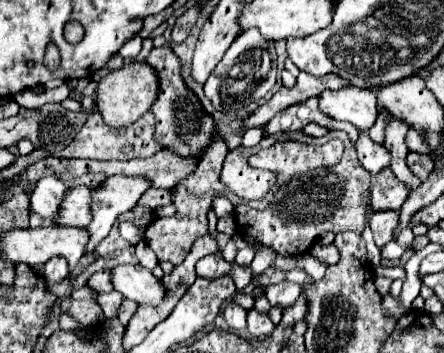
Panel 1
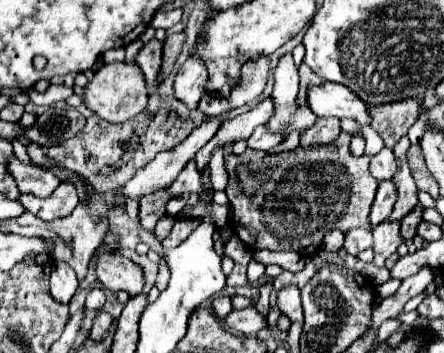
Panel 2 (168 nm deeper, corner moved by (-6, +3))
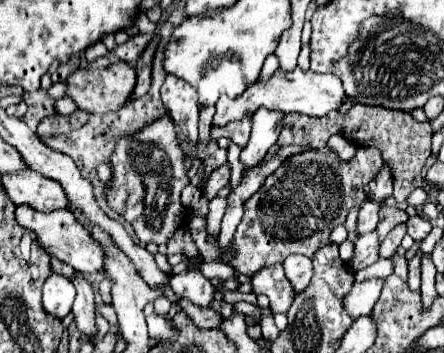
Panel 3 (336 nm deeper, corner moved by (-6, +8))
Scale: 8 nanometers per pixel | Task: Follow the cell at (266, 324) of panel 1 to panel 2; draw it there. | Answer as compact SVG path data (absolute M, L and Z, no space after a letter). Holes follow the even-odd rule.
M246 307L246 309L240 309L240 311L228 313L224 323L230 329L234 329L238 333L244 333L244 335L256 335L260 329L266 327L264 317L254 307Z

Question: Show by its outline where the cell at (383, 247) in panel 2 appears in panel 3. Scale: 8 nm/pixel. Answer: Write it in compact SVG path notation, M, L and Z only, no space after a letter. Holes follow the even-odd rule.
M376 230L362 234L358 238L358 244L354 244L354 258L348 266L352 266L352 270L358 270L358 268L366 268L366 266L374 264L380 258L378 248L380 248L380 240L378 240Z

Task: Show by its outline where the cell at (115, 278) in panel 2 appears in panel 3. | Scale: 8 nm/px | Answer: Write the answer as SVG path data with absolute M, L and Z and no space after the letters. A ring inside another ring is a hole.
M22 204L22 206L16 206L16 220L20 226L28 228L28 230L34 230L42 248L50 254L50 256L56 256L58 260L70 264L74 270L80 270L84 274L104 274L104 252L102 252L102 246L90 236L90 232L76 220L76 216L70 212L70 210L54 210L54 212L38 212L34 208L30 208L28 204Z

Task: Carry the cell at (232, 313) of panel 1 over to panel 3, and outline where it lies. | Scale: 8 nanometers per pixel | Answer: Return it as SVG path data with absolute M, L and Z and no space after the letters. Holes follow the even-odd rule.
M178 272L170 280L170 288L176 295L176 301L172 303L168 312L168 318L173 318L177 312L177 304L180 300L190 300L192 304L198 304L200 308L208 308L214 300L216 288L210 284L208 278L202 276L202 272Z

